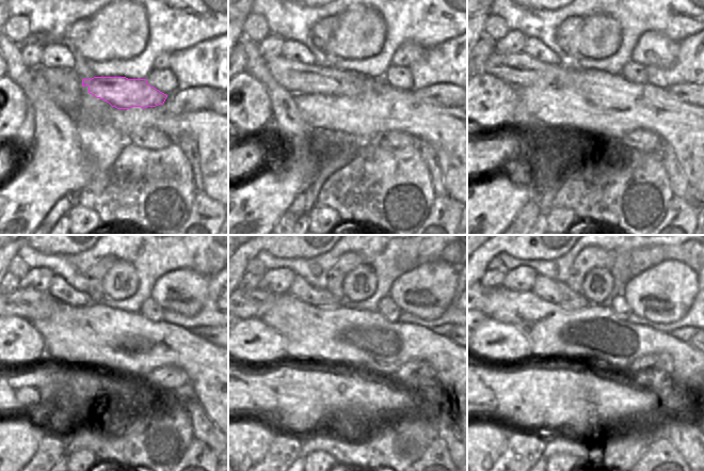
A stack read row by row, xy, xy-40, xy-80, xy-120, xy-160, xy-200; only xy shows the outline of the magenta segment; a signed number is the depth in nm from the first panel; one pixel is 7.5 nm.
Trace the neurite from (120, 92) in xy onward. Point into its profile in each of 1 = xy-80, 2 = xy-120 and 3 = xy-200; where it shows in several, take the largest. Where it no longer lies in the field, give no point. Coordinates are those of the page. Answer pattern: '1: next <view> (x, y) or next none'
1: next xy-80 (517, 69)
2: next xy-120 (26, 303)
3: next xy-200 (489, 291)

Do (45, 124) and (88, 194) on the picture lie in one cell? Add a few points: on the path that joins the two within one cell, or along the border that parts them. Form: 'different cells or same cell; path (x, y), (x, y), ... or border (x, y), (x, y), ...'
different cells; border (99, 173), (77, 193)

